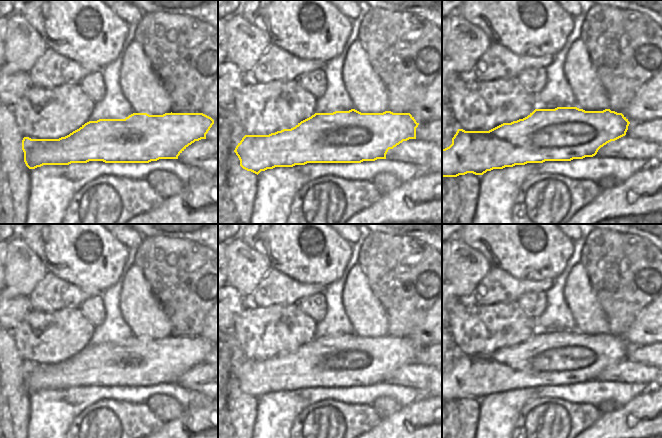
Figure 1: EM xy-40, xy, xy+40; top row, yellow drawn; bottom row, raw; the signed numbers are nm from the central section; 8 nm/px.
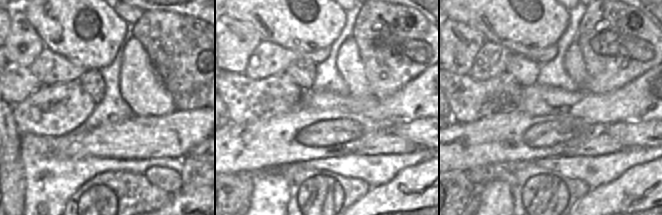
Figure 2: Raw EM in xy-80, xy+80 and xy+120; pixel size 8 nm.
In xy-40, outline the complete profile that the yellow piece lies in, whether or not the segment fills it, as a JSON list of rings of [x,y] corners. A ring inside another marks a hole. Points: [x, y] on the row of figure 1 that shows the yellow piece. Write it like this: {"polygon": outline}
{"polygon": [[[133,113],[125,119],[89,121],[79,129],[59,139],[24,137],[22,150],[29,169],[43,165],[69,165],[103,161],[105,163],[149,163],[159,159],[178,159],[192,143],[206,139],[214,120],[203,113],[165,113],[149,115]]]}

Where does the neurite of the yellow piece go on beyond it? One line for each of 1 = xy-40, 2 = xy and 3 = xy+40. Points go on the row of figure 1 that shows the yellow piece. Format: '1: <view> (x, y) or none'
1: none
2: none
3: none

